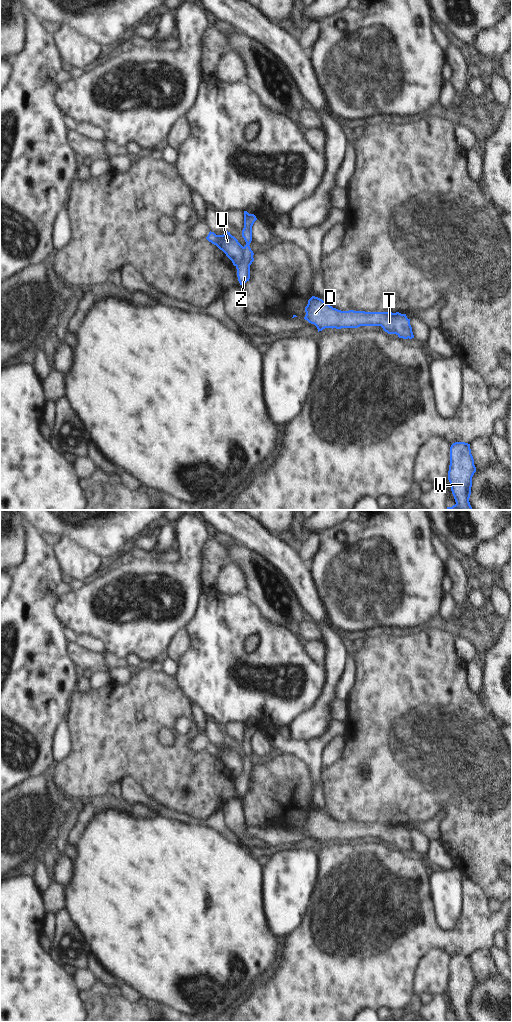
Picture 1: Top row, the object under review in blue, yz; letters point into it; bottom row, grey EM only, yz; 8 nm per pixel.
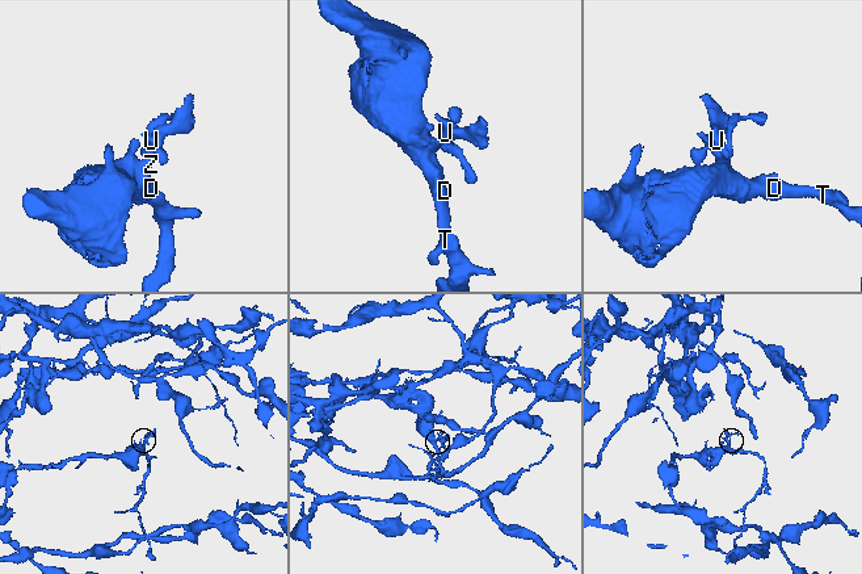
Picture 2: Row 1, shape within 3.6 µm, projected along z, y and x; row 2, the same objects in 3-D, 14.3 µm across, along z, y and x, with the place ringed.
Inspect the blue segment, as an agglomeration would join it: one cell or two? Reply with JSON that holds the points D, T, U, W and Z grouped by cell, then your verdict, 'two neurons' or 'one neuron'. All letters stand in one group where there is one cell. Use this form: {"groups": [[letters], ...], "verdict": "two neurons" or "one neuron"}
{"groups": [["D", "T", "W", "Z"], ["U"]], "verdict": "two neurons"}

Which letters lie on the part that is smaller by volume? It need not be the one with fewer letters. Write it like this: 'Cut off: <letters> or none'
Cut off: U.

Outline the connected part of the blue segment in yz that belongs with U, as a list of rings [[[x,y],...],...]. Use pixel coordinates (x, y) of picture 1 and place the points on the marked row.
[[[210,231],[206,239],[222,250],[234,266],[240,264],[242,261],[243,246],[230,232],[225,231],[223,235],[216,235]]]

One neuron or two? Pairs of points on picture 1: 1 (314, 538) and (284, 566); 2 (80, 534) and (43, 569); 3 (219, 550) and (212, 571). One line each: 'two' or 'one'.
1: two
2: two
3: one

